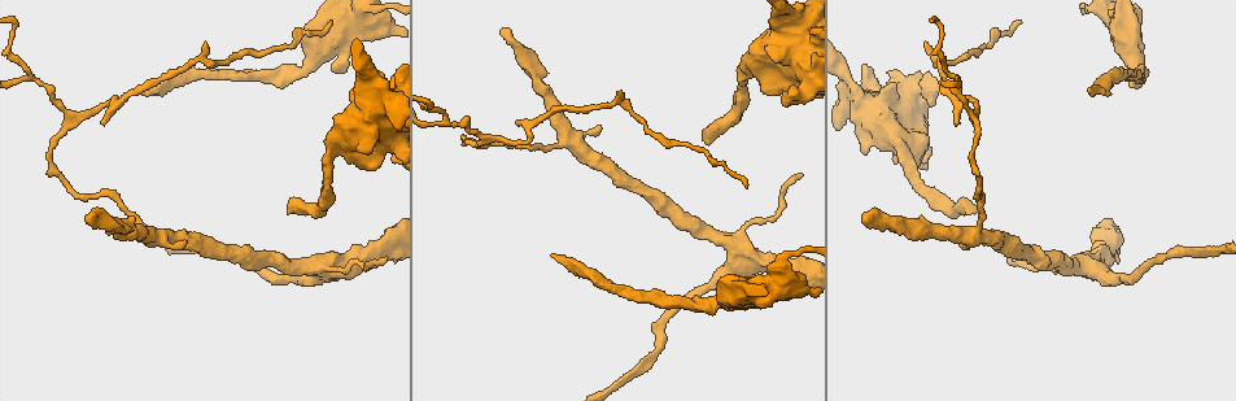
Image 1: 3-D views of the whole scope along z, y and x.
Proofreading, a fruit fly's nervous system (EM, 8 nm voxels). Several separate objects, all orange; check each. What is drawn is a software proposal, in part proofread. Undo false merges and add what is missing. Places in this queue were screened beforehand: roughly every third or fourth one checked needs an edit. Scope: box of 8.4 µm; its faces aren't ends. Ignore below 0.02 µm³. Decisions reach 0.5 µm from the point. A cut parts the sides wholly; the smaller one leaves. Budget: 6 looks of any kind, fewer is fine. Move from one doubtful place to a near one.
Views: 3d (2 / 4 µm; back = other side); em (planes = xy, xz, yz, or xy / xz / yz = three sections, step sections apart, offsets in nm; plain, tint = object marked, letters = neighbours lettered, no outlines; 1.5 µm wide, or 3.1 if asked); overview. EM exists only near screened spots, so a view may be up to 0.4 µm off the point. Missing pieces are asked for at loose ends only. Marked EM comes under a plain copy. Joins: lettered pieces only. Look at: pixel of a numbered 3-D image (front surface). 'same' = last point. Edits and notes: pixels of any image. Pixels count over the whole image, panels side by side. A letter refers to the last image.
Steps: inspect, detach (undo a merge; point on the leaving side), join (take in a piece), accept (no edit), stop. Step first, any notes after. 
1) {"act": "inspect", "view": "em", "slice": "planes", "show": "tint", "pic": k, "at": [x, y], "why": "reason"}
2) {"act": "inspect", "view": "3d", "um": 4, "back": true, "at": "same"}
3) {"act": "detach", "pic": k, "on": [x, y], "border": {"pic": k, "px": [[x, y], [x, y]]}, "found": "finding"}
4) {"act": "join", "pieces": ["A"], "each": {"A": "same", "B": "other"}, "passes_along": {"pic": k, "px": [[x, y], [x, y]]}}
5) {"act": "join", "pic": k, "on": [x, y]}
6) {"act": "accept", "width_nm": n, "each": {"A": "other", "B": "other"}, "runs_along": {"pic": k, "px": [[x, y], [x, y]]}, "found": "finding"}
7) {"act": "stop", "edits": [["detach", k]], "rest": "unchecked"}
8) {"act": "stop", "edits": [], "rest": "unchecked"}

{"act": "inspect", "view": "em", "slice": "xz", "step": 4, "show": "letters", "pic": 1, "at": [868, 224]}

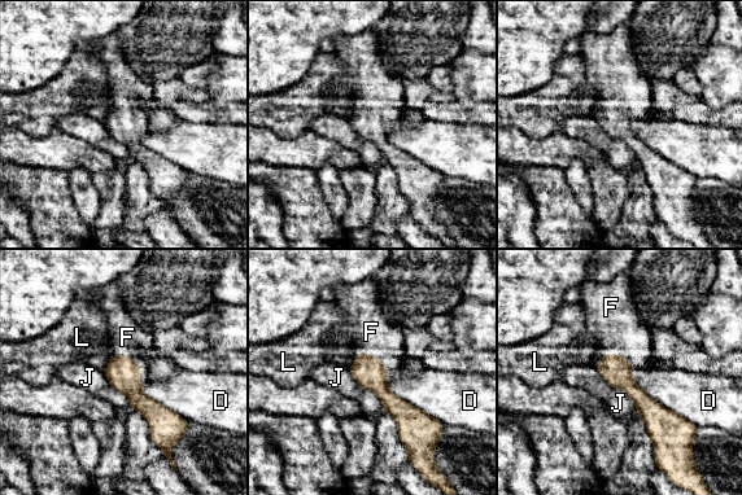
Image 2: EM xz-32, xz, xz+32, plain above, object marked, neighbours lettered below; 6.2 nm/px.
{"act": "join", "pieces": ["F"], "each": {"D": "other", "F": "same", "J": "other", "L": "other"}, "passes_along": {"pic": 2, "px": [[615, 369], [619, 355], [622, 331]]}, "found": "it goes on there"}

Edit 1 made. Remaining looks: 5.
{"act": "inspect", "view": "em", "slice": "planes", "show": "letters", "pic": 1, "at": [287, 214], "why": "branch stops here"}

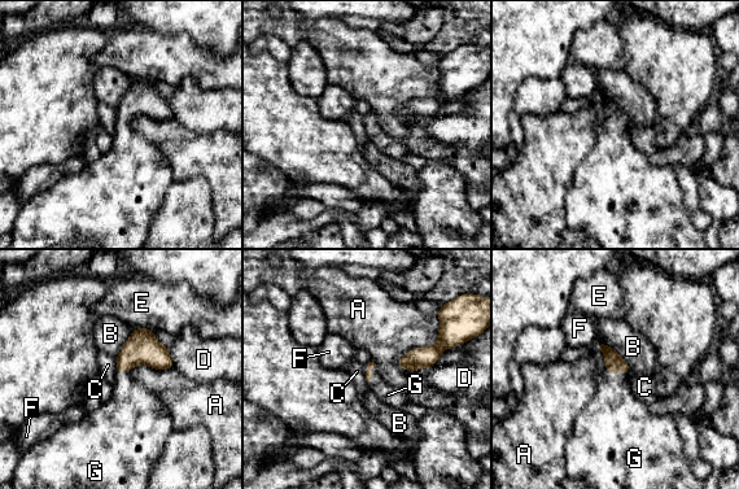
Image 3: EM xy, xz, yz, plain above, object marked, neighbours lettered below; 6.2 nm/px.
{"act": "join", "pieces": ["G"], "each": {"A": "other", "B": "other", "C": "other", "D": "other", "E": "other", "F": "other", "G": "same"}, "passes_along": {"pic": 3, "px": [[615, 363], [616, 372], [615, 413]]}, "found": "it goes on there"}

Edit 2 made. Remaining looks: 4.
{"act": "inspect", "view": "em", "slice": "planes", "show": "tint", "pic": 1, "at": [554, 257], "why": "free end"}

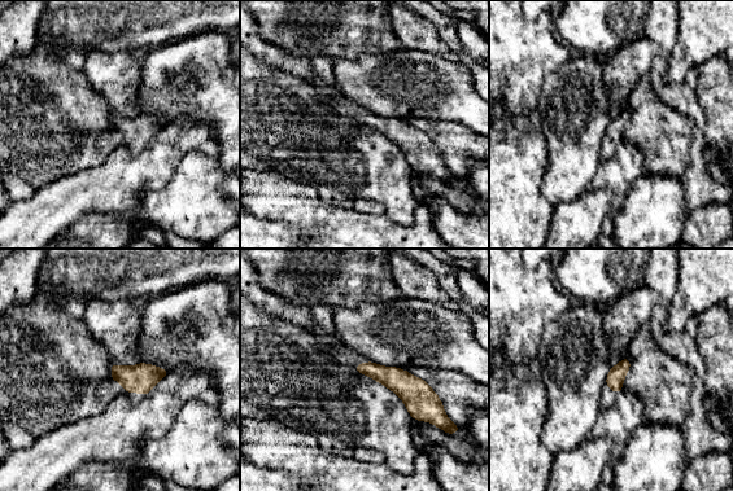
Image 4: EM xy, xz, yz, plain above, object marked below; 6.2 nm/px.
{"act": "inspect", "view": "em", "slice": "planes", "show": "letters", "at": "same", "why": "see the neighbours"}

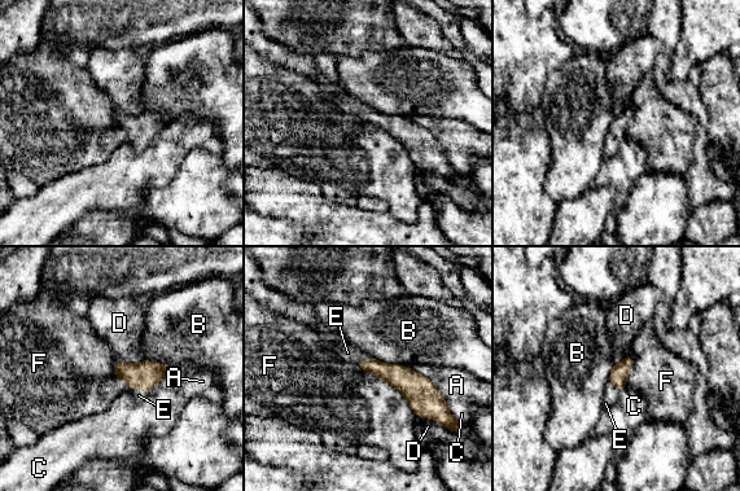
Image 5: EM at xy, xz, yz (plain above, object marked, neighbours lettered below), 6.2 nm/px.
{"act": "join", "pieces": ["E"], "each": {"A": "other", "B": "other", "C": "other", "D": "other", "E": "same", "F": "other"}, "passes_along": {"pic": 5, "px": [[145, 375], [138, 389], [139, 395]]}, "found": "the neuron continues"}

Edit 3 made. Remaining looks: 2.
{"act": "stop", "edits": [["join", 2], ["join", 3], ["join", 5]], "rest": "unchecked"}

